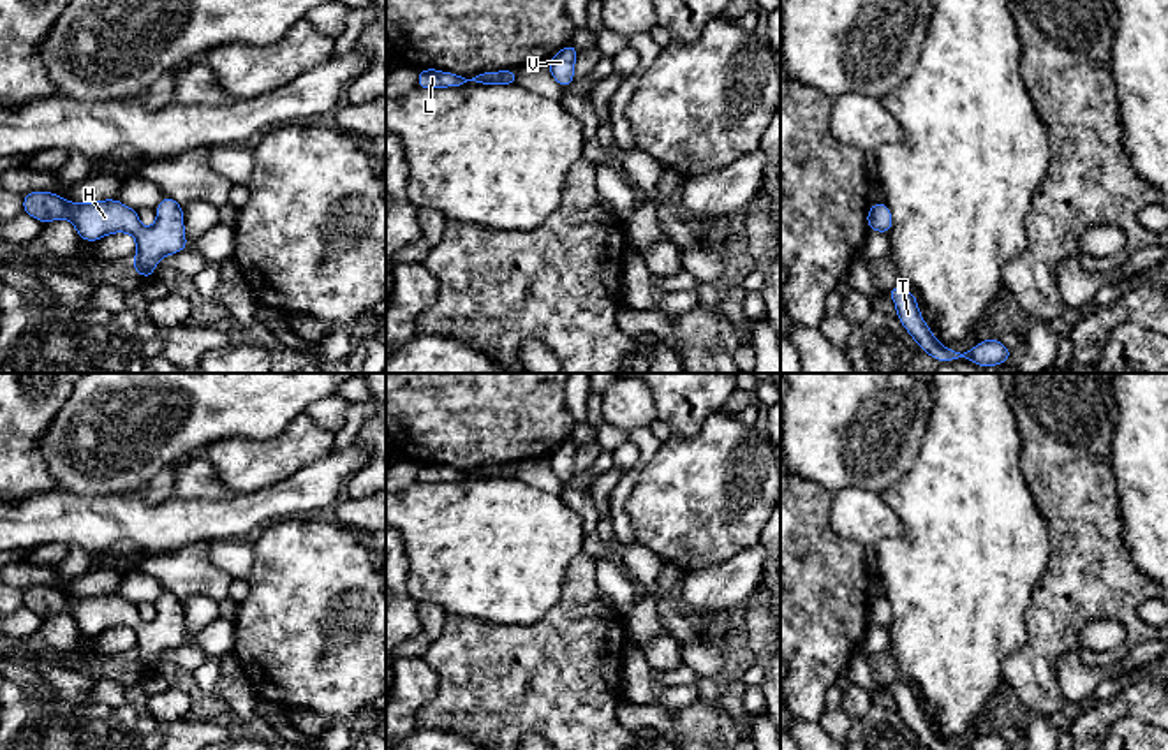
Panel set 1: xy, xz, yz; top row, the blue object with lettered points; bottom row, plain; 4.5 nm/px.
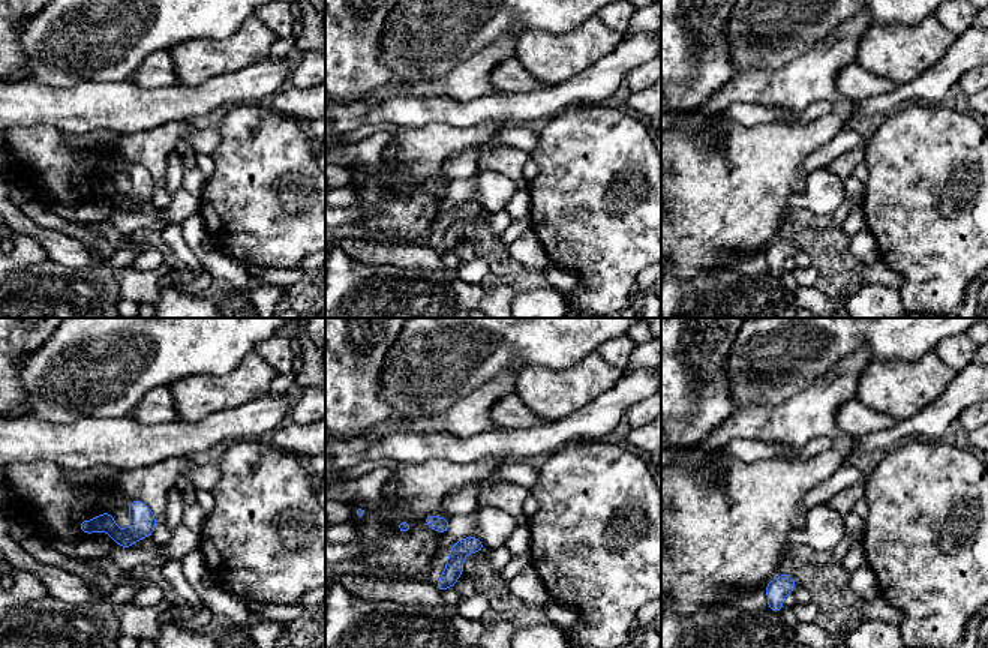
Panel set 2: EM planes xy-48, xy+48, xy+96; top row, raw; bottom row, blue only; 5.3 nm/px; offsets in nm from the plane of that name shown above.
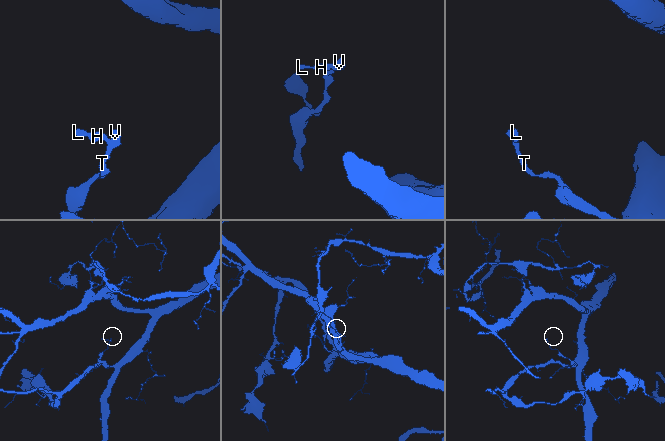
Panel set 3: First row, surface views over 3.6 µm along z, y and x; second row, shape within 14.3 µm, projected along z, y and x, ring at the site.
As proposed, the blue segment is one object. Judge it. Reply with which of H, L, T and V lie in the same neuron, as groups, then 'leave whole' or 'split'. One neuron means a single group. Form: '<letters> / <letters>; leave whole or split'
H L T V; leave whole

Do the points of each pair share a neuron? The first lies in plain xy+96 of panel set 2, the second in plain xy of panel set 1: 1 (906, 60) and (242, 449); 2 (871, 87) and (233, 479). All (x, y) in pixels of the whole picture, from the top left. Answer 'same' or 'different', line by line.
1: same
2: different

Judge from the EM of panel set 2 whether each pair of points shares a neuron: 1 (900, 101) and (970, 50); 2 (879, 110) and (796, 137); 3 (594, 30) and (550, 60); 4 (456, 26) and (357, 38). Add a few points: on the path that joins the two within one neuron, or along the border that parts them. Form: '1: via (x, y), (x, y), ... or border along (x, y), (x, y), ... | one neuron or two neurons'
1: via (918, 90), (930, 87), (952, 66) | one neuron
2: border along (852, 101), (853, 113) | two neurons
3: via (583, 41), (571, 53), (561, 54) | one neuron
4: border along (389, 15), (381, 36), (381, 62), (390, 69) | two neurons

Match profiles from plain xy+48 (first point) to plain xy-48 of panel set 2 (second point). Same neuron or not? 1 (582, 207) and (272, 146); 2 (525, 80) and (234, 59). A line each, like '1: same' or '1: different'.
1: same
2: different

